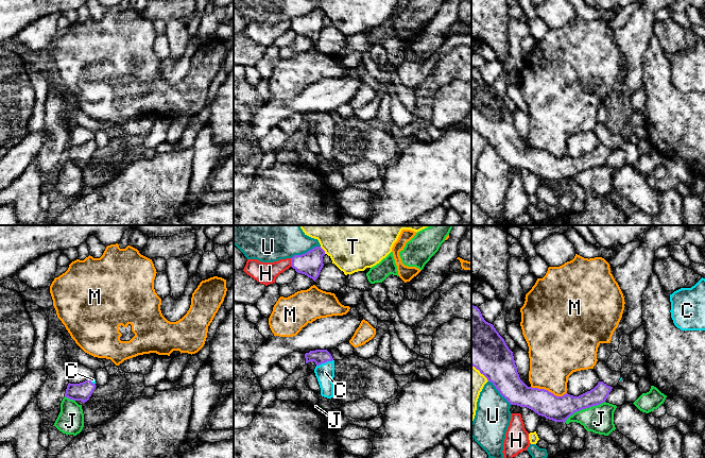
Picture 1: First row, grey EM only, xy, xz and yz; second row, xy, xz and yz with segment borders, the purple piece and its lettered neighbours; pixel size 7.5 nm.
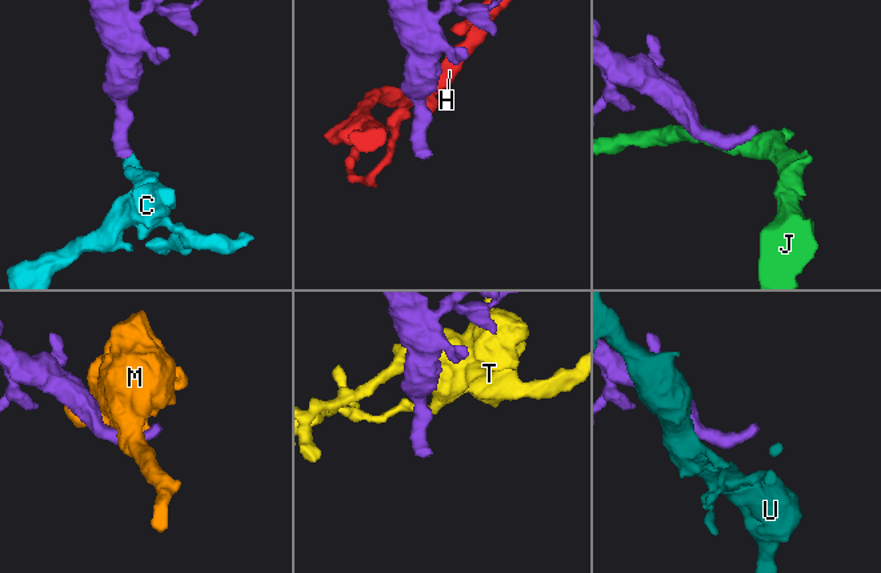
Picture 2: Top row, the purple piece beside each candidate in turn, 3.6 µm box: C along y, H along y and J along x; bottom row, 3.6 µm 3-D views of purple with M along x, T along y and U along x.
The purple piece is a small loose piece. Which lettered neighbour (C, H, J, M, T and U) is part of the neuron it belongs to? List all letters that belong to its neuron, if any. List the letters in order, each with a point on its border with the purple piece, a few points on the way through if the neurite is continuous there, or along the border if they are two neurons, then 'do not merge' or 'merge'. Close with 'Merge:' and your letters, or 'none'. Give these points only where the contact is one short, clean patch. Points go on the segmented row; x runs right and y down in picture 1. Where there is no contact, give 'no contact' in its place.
C: contact xz (324, 362); way xz (319, 356), (324, 362), (325, 372); merge
H: contact xz (291, 263); border xz (290, 258), (291, 266); do not merge
J: contact yz (584, 408); border yz (604, 401), (574, 411), (564, 422); do not merge
M: contact yz (548, 391); border yz (531, 386), (547, 389), (556, 395), (566, 393); do not merge
T: contact xz (323, 250); do not merge
U: contact xz (305, 253); border xz (320, 246), (315, 246), (305, 253), (295, 254), (291, 258); do not merge
Merge: C

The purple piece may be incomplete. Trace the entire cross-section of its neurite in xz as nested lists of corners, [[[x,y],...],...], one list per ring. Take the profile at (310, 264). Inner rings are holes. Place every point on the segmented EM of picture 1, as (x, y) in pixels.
[[[315,247],[302,255],[294,255],[291,258],[291,267],[297,272],[307,275],[314,282],[319,277],[324,266],[323,256],[325,251],[321,247]]]

